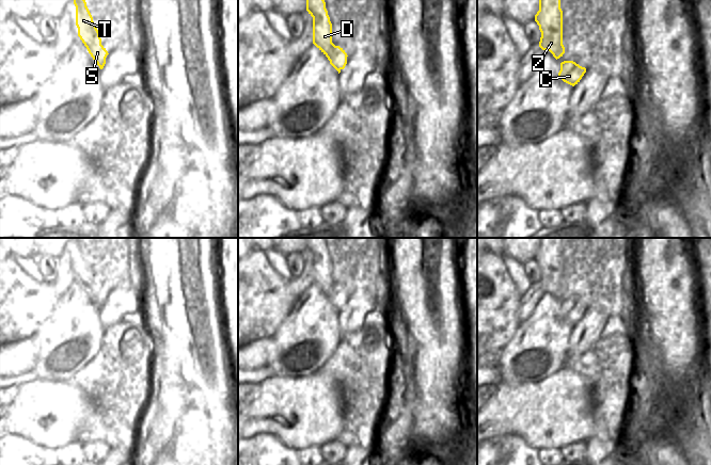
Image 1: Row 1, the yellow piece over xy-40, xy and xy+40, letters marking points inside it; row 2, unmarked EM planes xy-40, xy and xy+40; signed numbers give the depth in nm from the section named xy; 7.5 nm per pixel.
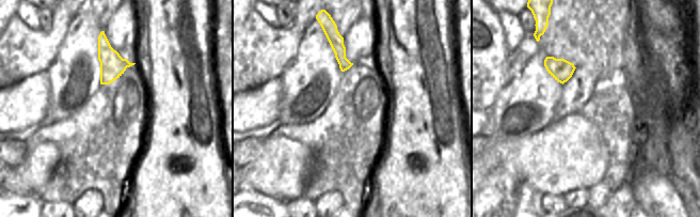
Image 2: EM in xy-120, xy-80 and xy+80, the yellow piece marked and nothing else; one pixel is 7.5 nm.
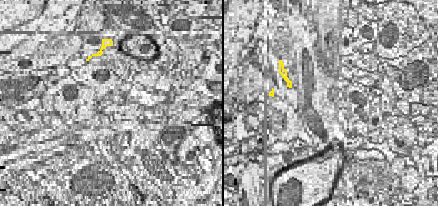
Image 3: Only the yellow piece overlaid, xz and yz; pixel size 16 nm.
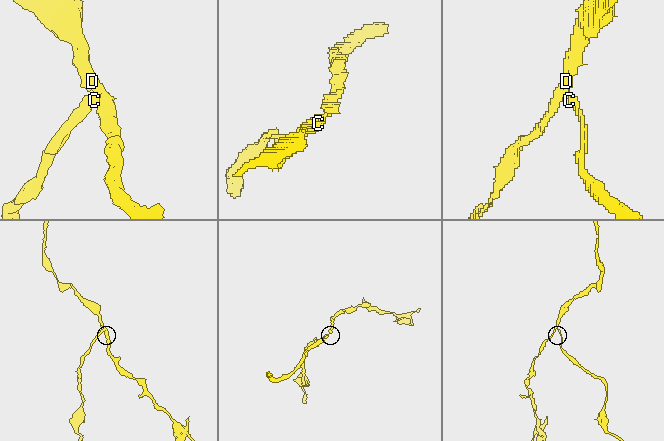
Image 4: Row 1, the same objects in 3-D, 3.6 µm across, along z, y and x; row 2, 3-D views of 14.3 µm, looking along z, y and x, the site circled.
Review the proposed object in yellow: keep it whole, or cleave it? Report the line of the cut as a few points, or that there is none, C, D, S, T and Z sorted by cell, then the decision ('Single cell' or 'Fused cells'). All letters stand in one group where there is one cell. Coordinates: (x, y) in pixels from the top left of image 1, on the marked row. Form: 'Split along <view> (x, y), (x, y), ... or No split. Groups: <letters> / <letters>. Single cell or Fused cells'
Split along xy (330, 61), (340, 69). Groups: C / D S T Z. Fused cells

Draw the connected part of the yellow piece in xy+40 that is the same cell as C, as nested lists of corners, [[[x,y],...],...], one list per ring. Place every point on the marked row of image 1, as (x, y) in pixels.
[[[564,61],[560,63],[560,70],[558,73],[558,77],[564,82],[574,86],[580,82],[585,73],[585,67],[576,67],[573,64],[573,61]]]

